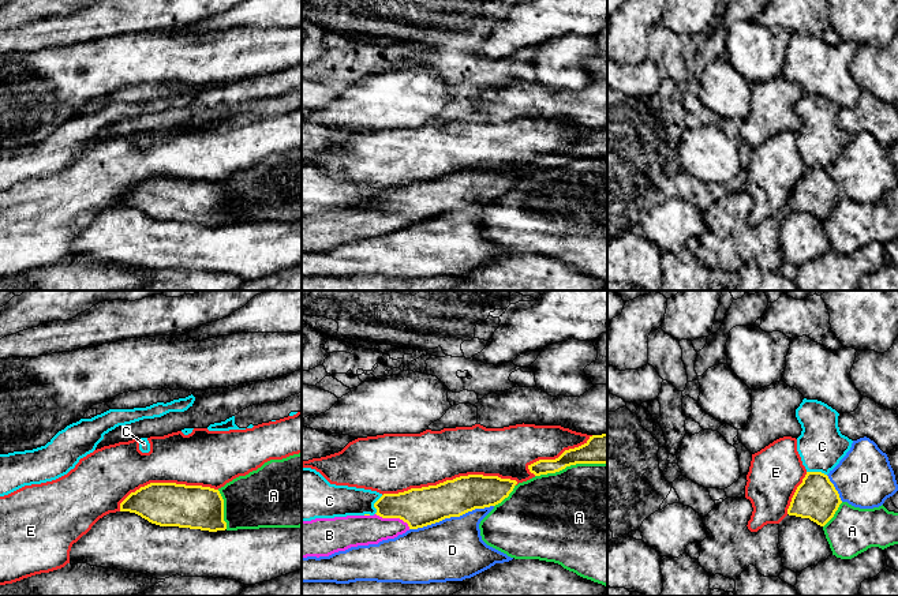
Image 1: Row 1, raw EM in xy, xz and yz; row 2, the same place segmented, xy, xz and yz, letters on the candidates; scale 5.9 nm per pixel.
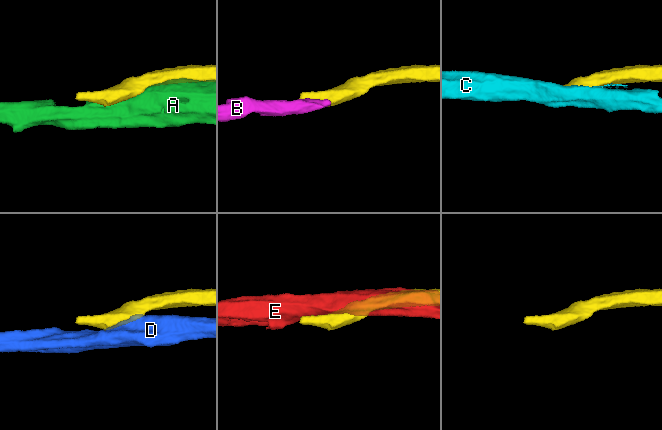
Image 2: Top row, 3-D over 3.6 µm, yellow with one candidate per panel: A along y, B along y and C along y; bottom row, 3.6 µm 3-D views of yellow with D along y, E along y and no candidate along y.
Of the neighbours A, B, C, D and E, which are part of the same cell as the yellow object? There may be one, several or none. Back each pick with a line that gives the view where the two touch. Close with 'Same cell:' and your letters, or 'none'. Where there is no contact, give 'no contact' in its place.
B: xz
Same cell: B

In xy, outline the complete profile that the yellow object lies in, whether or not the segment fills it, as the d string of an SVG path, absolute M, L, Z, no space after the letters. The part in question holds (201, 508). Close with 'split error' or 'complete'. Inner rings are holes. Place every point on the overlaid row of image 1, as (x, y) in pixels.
M150 483L131 492L120 511L141 516L160 526L209 532L225 531L224 499L218 490L176 483Z; complete

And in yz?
M807 472L792 498L787 514L809 518L824 526L834 517L841 503L839 494L827 475Z; complete

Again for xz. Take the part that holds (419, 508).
M460 476L437 486L383 494L374 503L374 516L302 521L302 558L329 556L351 547L378 544L409 529L495 506L516 484L516 480L498 476Z; split error

